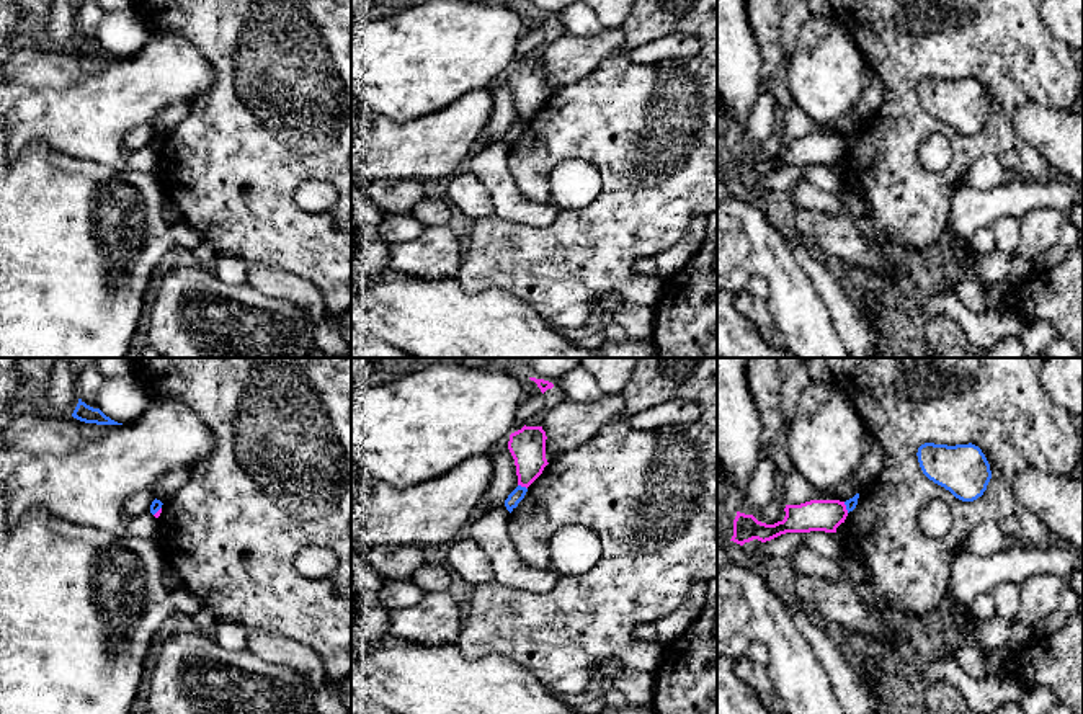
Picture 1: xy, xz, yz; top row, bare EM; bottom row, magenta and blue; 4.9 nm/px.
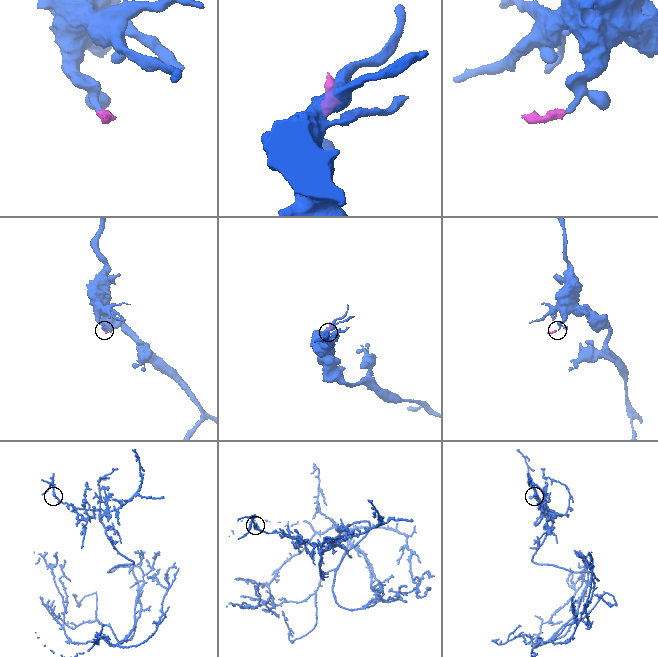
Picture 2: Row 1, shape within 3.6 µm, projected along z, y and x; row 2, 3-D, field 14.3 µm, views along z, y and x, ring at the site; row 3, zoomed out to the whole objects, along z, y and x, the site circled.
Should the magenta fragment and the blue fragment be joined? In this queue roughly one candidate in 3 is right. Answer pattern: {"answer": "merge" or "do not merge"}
{"answer": "do not merge"}

